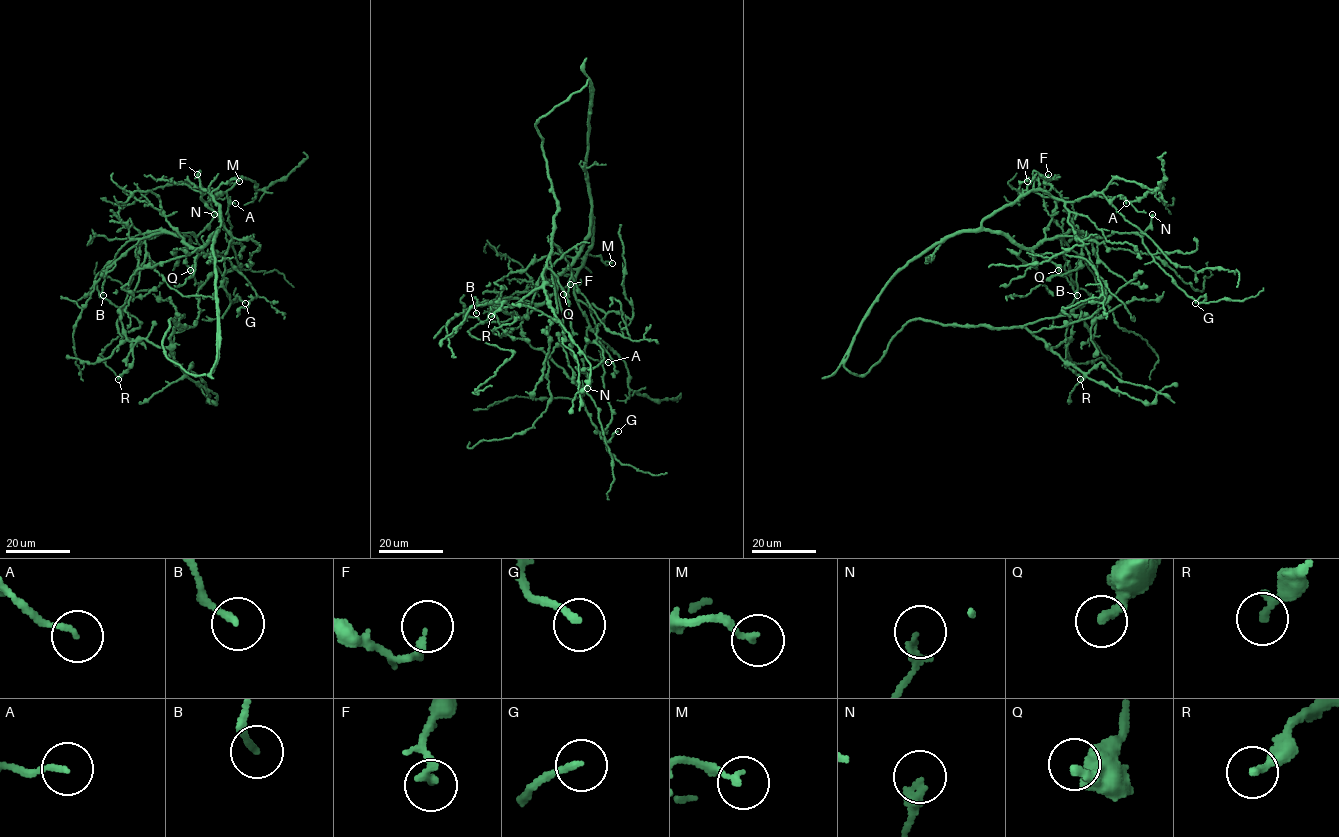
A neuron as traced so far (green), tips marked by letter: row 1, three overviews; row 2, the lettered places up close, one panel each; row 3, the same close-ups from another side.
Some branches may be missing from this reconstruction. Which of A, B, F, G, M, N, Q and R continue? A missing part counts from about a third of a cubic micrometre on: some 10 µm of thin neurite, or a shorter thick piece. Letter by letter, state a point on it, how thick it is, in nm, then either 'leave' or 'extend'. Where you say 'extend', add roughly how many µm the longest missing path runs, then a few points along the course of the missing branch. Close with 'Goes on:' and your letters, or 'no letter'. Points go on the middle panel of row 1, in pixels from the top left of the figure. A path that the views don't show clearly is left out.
A: (608, 362) | 150 nm | leave
B: (476, 313) | 190 nm | leave
F: (570, 284) | 220 nm | leave
G: (618, 431) | 180 nm | leave
M: (612, 263) | 190 nm | leave
N: (587, 388) | 240 nm | leave
Q: (563, 294) | 280 nm | leave
R: (491, 316) | 220 nm | leave
Goes on: no letter

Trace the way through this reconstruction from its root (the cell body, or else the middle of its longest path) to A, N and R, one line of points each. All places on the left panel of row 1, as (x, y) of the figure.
A: (216, 300), (213, 241), (220, 226), (220, 207), (207, 190), (203, 190), (204, 201), (214, 195), (235, 203)
N: (216, 300), (213, 241), (217, 230), (199, 248), (169, 232), (152, 231), (148, 235), (197, 236), (214, 214)
R: (216, 300), (211, 371), (190, 374), (166, 356), (171, 319), (184, 325), (170, 344), (139, 339), (118, 379)

